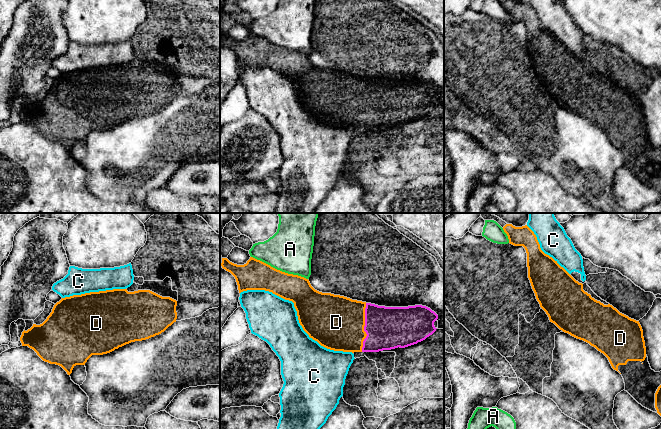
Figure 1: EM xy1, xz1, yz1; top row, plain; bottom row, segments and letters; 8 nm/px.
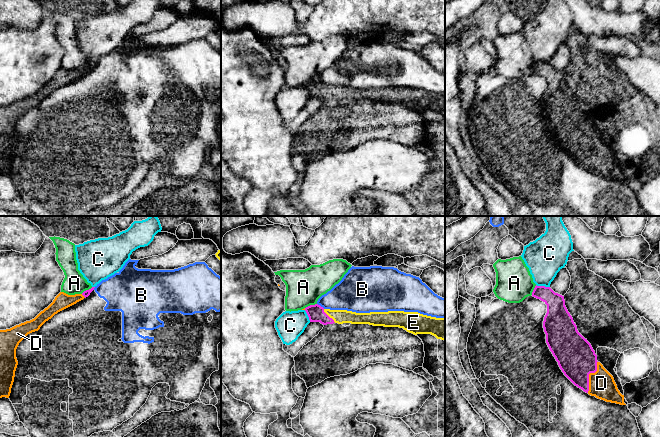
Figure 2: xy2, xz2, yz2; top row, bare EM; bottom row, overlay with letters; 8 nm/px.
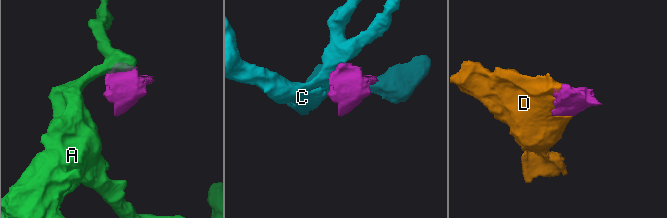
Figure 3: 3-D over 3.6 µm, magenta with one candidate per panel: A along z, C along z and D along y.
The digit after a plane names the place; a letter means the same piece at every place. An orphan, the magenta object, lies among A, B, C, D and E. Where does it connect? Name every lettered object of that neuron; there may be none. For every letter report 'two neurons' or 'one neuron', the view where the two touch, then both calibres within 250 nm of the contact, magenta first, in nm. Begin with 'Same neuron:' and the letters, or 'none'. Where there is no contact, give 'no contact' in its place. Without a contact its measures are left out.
Same neuron: D, E
A: two neurons; contact in xz2; calibres 130 and 280 nm
B: two neurons; contact in xz2; calibres 130 and 240 nm
C: two neurons; contact in yz2; calibres 170 and 320 nm
D: one neuron; contact in xz1; calibres 340 and 440 nm
E: one neuron; contact in xz2; calibres 130 and 110 nm

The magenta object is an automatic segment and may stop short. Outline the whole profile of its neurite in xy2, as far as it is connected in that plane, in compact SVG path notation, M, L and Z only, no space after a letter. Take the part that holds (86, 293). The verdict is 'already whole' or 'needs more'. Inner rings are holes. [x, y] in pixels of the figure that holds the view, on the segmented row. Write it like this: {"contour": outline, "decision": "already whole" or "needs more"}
{"contour": "M92 287L89 290L84 291L82 294L68 295L64 292L60 292L53 302L41 311L34 319L26 321L19 325L16 325L10 329L0 330L0 398L6 397L9 398L11 393L11 388L14 382L15 371L18 365L16 358L16 349L19 343L30 333L38 331L40 327L49 319L51 319L58 312L76 304L77 302L88 297L90 293L94 290L95 287Z", "decision": "needs more"}

